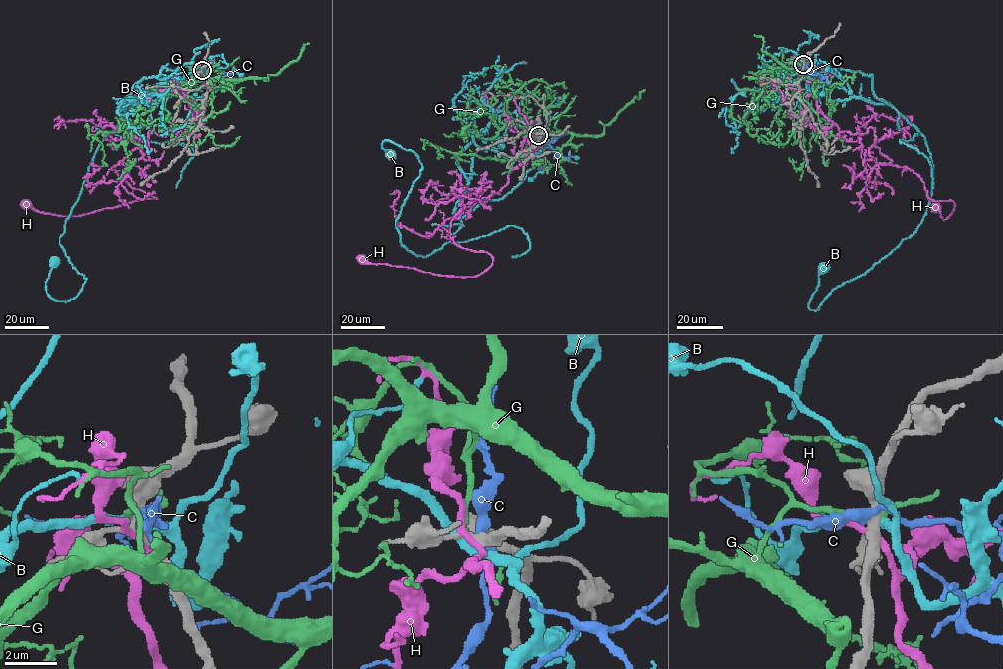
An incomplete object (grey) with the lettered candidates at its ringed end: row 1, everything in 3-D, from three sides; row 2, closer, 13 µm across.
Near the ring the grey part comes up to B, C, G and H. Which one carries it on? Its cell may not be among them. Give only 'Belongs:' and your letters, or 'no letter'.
Belongs: C

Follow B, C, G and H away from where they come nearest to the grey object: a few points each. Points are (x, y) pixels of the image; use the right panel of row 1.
B: (803, 64), (871, 74), (873, 93), (924, 137), (933, 167), (916, 231), (812, 310), (824, 267)
C: (803, 64), (817, 67), (811, 73), (825, 77), (829, 84)
G: (803, 64), (793, 67), (826, 91), (829, 120), (813, 136), (825, 164), (828, 159)
H: (803, 66), (840, 131), (872, 127), (891, 164), (954, 206), (944, 219), (934, 207)

